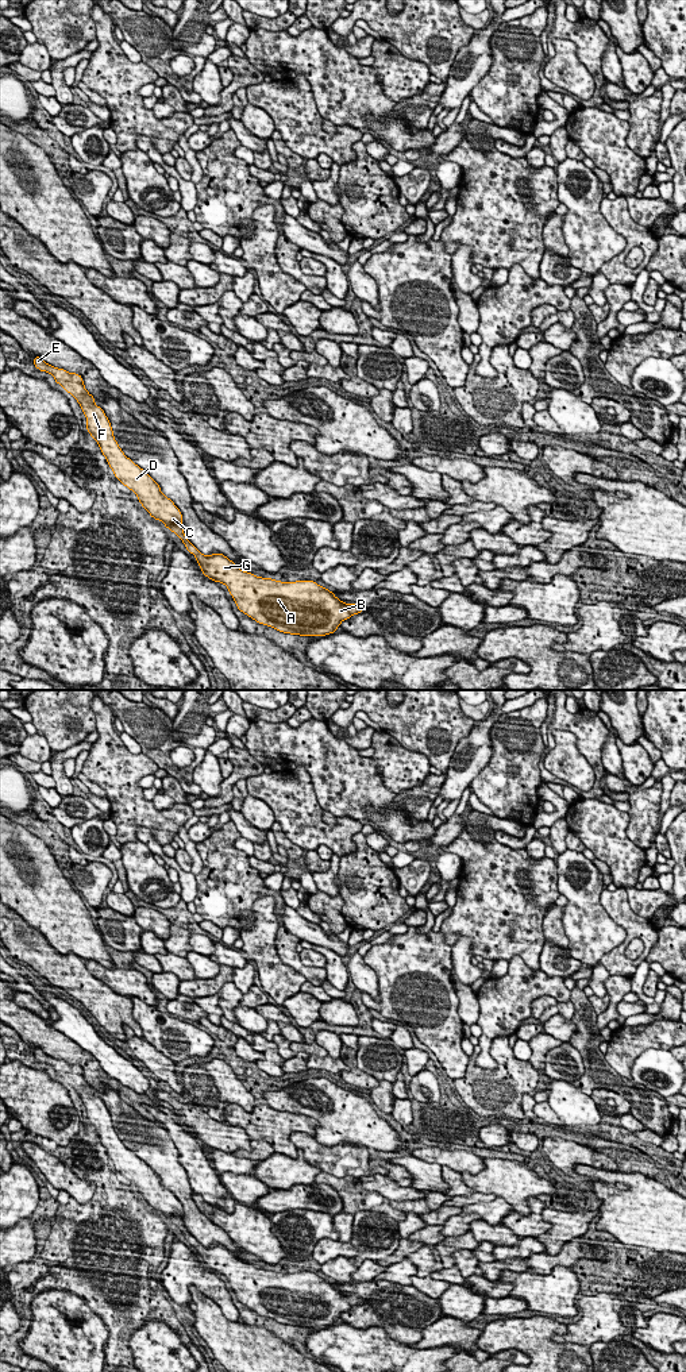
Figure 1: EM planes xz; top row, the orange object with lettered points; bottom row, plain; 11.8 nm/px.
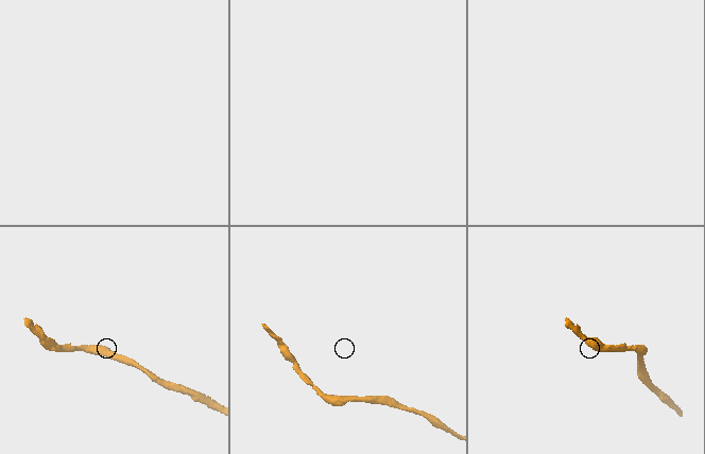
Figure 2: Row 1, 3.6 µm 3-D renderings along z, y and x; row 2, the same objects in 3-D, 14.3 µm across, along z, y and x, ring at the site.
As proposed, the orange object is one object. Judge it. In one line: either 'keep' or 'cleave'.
keep

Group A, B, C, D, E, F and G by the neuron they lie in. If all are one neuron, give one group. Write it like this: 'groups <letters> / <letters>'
groups A B C D E F G

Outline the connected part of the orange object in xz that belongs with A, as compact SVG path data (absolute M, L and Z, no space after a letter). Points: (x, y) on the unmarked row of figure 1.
M38 1047L32 1052L38 1061L51 1065L55 1075L77 1091L86 1109L85 1121L99 1134L116 1171L136 1186L153 1210L161 1211L165 1219L182 1232L205 1268L227 1277L240 1303L280 1323L315 1329L335 1325L343 1311L363 1303L362 1298L340 1292L315 1272L281 1273L262 1269L240 1261L220 1244L208 1248L201 1245L184 1225L180 1200L162 1186L161 1178L143 1160L124 1146L113 1129L108 1109L85 1080L82 1068L54 1059Z

